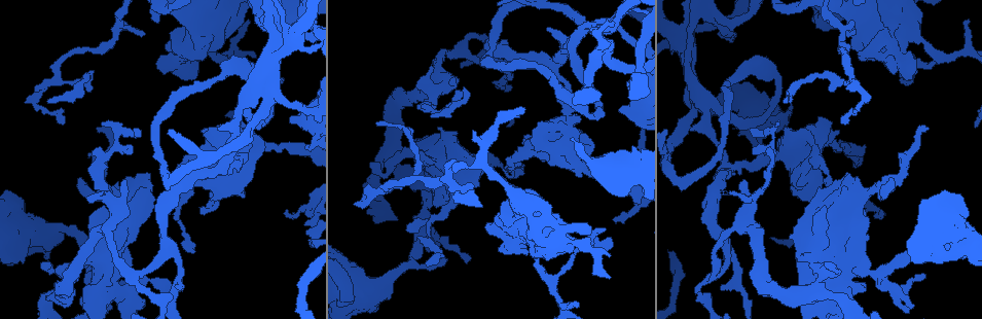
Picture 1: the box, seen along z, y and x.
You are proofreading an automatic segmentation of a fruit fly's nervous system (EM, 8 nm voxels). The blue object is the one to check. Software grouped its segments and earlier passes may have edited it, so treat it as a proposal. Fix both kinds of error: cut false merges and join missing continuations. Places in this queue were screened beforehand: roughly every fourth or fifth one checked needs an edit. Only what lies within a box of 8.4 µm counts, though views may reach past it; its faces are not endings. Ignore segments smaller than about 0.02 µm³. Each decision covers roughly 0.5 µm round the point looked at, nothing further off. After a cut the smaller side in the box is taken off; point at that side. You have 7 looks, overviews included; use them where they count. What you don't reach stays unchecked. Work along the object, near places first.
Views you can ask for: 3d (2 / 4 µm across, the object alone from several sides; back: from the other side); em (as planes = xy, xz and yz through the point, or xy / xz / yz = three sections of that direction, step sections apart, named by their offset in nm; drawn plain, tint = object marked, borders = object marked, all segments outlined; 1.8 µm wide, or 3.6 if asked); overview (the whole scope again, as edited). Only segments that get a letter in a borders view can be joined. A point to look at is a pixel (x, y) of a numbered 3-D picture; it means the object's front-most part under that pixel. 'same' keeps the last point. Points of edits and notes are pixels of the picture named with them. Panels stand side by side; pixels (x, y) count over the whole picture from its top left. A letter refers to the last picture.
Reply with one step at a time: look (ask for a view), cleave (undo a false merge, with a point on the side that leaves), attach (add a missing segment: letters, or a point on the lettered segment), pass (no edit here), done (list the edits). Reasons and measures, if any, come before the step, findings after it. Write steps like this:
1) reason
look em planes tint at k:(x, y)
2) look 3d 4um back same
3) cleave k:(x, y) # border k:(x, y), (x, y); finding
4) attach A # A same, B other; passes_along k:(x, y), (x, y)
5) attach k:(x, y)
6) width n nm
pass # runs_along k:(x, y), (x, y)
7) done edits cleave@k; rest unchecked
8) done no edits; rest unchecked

narrows sharply
look 3d 4um back at 1:(286, 47)

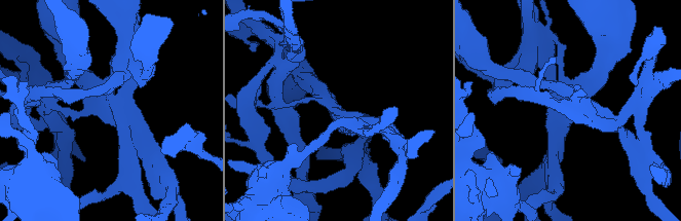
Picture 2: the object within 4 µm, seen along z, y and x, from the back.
look em planes tint at 2:(108, 108)

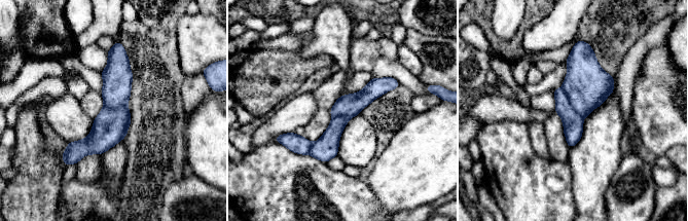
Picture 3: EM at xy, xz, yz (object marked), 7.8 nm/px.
look em planes borders same

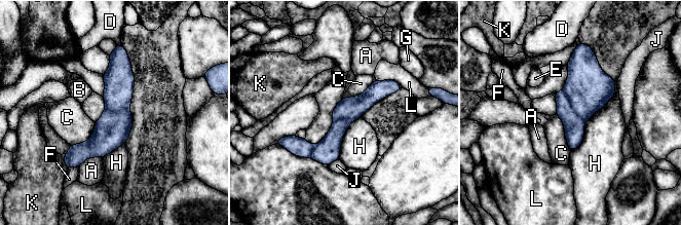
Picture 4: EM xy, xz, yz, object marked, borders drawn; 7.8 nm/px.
longest_contact H 650 nm
pass # A other, B other, C other, D other, E other, F other, G other, H other, J other, K other, L other; continuous, no second cell

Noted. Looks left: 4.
three arms meet
look 3d 4um at 1:(135, 271)

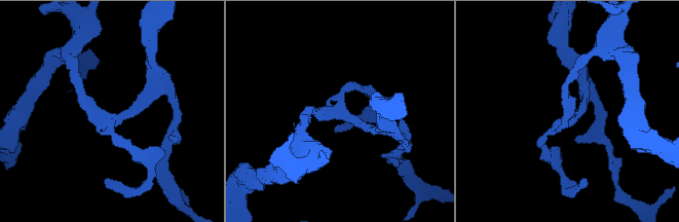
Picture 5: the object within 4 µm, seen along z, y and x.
arms 3
look em xy step 8 tint at 5:(108, 117)

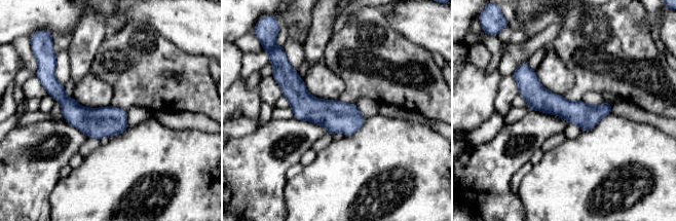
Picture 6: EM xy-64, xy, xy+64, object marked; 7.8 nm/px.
what lies round it
look em xy step 8 borders same

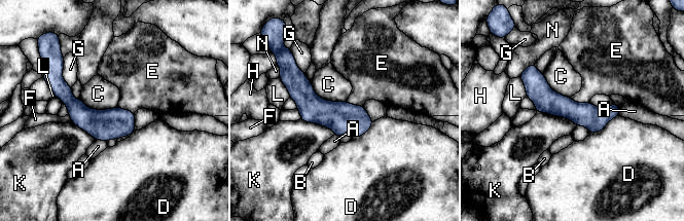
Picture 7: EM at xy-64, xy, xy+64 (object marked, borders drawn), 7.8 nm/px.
pass # A other, B other, C other, D other, E other, F other, G other, H other, K other, L other, N other; runs_along 7:(527, 76), (554, 104), (616, 112); one cell here

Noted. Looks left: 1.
an open end
look em planes borders at 1:(526, 254)

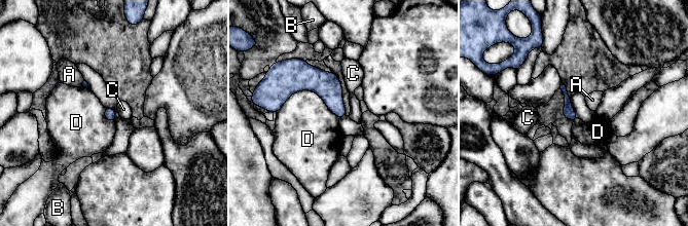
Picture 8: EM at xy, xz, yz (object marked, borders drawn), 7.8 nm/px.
pass # A other, B other, C other, D other; border 8:(277, 111), (314, 90), (339, 117); no lettered segment goes on from it

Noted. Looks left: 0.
done no edits; rest unchecked

